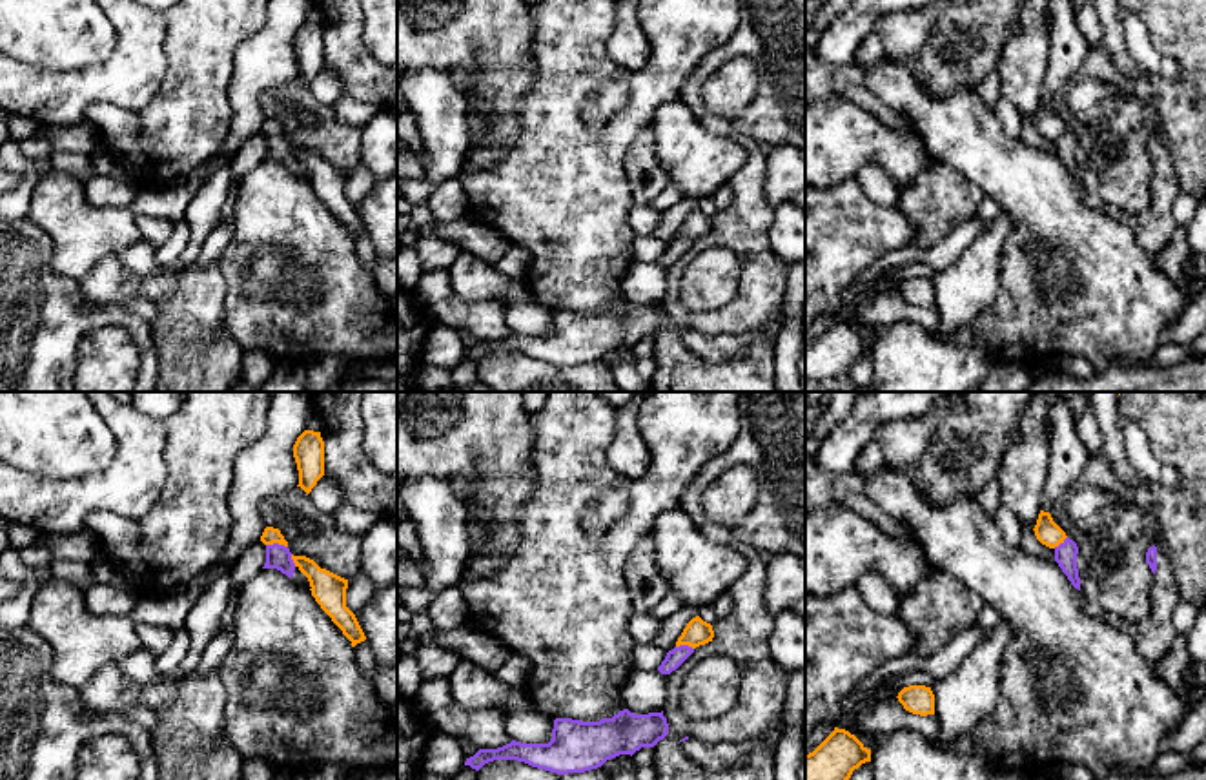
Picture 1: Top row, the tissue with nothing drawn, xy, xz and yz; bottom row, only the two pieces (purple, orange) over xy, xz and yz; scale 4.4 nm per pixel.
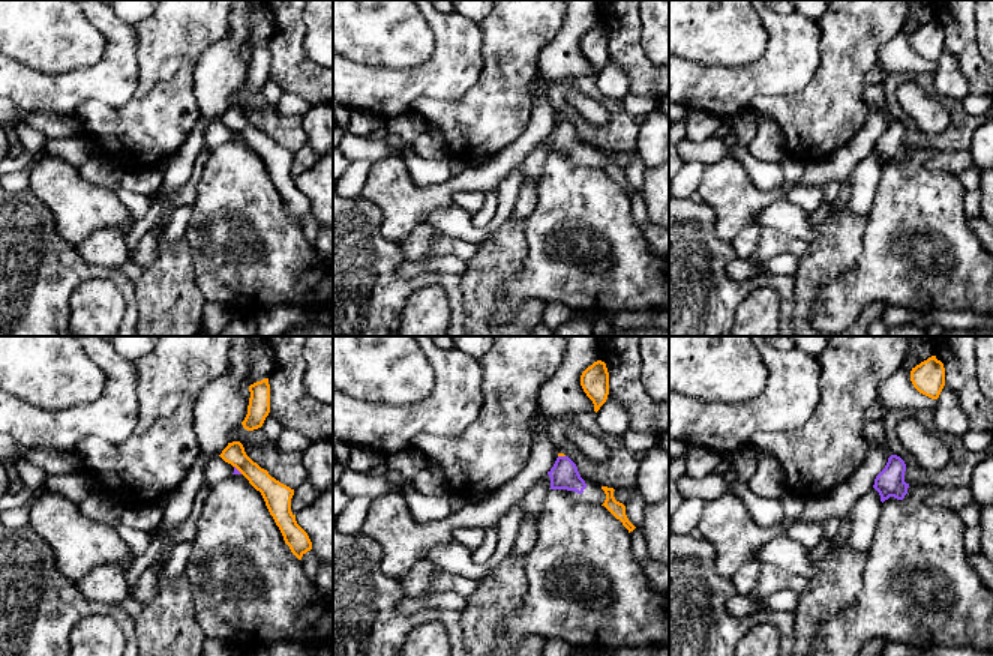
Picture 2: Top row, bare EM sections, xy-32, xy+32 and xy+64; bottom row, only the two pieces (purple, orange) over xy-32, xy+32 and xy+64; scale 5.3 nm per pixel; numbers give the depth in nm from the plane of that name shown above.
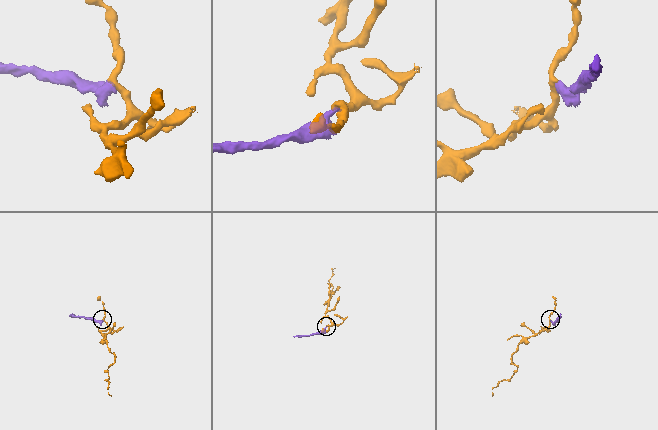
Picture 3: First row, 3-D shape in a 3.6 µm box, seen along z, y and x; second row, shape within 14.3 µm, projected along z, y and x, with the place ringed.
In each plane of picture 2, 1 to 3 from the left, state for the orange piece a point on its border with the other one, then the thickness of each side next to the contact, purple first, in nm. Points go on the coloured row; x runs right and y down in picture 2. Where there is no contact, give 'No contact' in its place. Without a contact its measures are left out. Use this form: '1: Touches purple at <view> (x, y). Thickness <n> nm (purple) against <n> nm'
1: Touches purple at xy-32 (237, 470). Thickness 30 nm (purple) against 140 nm
2: Touches purple at xy+32 (561, 457). Thickness 150 nm (purple) against 20 nm
3: No contact

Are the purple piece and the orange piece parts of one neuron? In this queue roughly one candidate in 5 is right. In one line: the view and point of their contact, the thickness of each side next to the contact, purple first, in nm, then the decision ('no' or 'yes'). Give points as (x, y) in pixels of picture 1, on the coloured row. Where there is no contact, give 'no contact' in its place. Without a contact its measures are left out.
contact xy (277, 543); calibres 110 and 70 nm; no

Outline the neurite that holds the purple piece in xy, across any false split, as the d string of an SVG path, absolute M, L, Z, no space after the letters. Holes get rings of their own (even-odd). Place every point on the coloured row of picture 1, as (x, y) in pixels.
M279 543L266 545L266 563L262 569L277 569L288 578L291 578L295 583L312 589L308 578L293 563L291 552L284 545Z

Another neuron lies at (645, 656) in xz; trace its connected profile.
M636 643L632 651L632 667L638 671L654 671L661 665L669 651L654 643Z

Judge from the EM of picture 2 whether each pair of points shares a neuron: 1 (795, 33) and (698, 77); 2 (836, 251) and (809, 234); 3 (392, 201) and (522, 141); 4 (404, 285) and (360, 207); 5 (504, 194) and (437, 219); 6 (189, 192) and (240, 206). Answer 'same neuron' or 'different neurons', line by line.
1: same neuron
2: different neurons
3: same neuron
4: same neuron
5: same neuron
6: different neurons

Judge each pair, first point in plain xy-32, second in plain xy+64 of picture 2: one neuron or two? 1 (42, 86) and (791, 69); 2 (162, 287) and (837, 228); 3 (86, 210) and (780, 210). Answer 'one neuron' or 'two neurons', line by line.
1: one neuron
2: one neuron
3: two neurons

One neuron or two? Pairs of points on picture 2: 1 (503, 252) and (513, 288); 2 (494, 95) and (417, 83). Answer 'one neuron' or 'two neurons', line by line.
1: two neurons
2: two neurons

